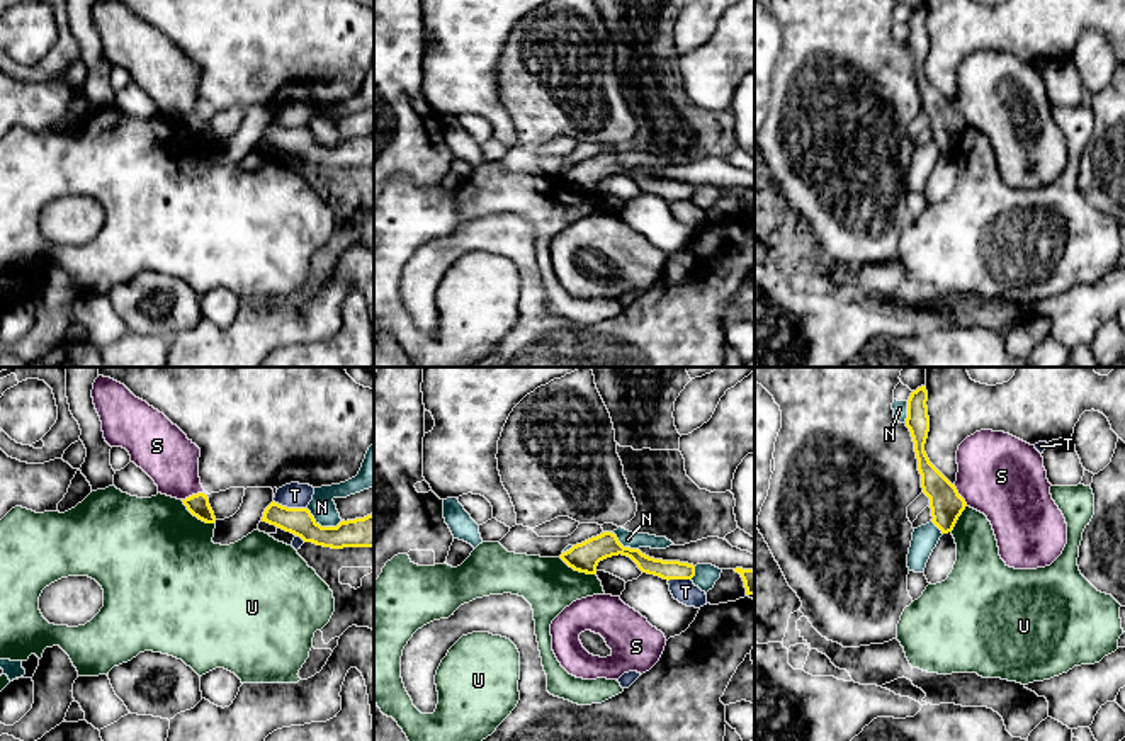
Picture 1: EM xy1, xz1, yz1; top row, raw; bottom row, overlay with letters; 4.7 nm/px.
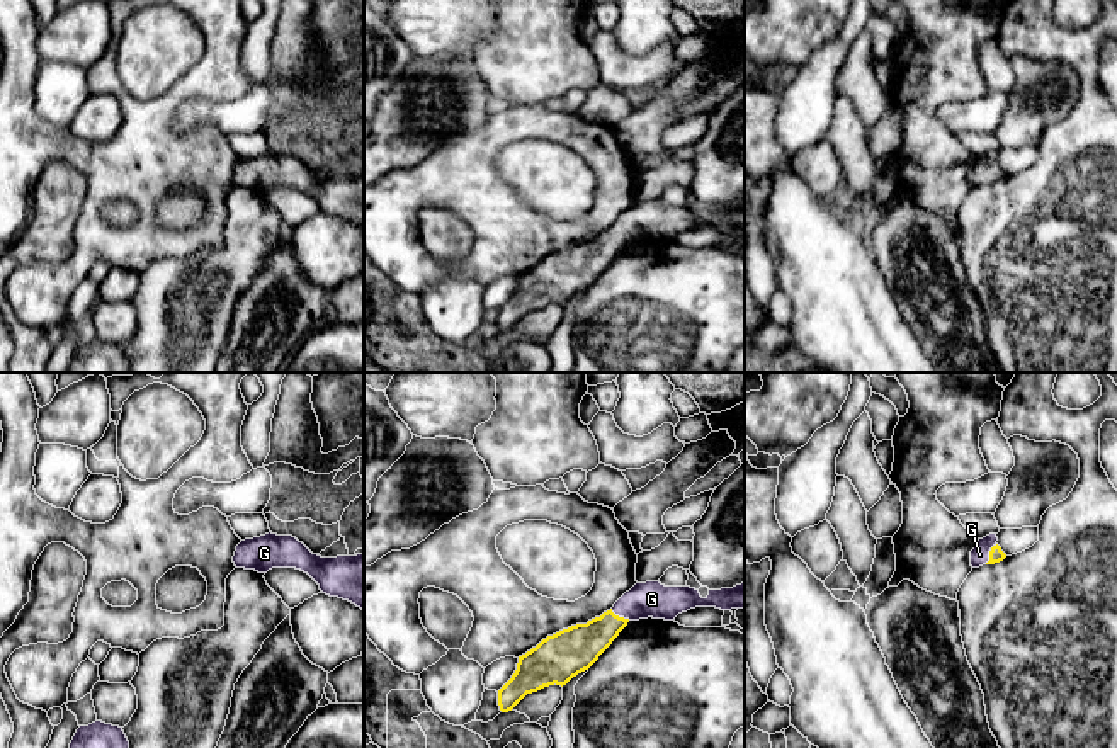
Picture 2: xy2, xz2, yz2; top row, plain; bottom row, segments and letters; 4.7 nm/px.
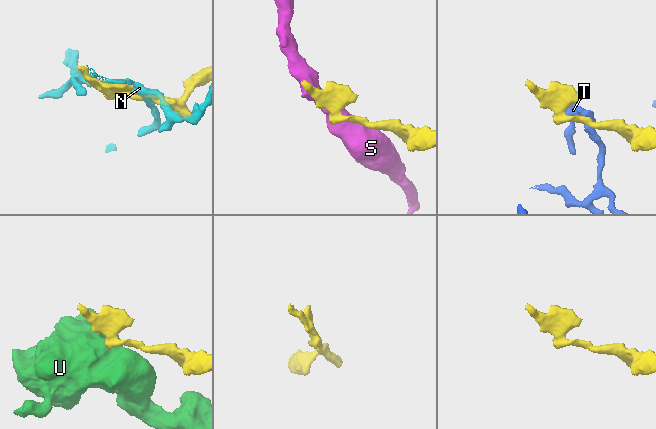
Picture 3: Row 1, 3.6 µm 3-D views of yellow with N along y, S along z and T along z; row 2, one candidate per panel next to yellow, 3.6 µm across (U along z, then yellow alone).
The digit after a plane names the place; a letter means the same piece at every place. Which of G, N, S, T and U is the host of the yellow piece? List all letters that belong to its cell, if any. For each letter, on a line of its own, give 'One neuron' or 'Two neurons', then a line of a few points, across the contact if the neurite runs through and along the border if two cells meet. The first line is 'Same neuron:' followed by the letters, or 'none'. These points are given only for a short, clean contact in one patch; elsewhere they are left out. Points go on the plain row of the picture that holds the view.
Same neuron: G
G: One neuron. Line: yz2 (997, 174), (990, 172), (980, 174)
N: Two neurons
S: Two neurons
T: Two neurons. Line: xy1 (274, 119), (288, 126), (306, 128)
U: Two neurons. Line: xy1 (180, 119), (199, 138), (214, 141)

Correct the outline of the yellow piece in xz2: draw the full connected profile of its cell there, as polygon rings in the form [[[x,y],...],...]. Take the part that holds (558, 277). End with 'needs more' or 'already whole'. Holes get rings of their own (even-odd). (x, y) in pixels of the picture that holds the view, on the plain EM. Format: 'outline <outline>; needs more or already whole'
outline [[[660,201],[636,202],[600,236],[547,255],[519,275],[515,292],[498,309],[500,330],[508,332],[527,313],[554,303],[563,306],[588,289],[629,240],[648,236],[673,240],[695,226],[745,228],[745,202],[709,209],[706,218],[690,206],[665,206]]]; needs more

